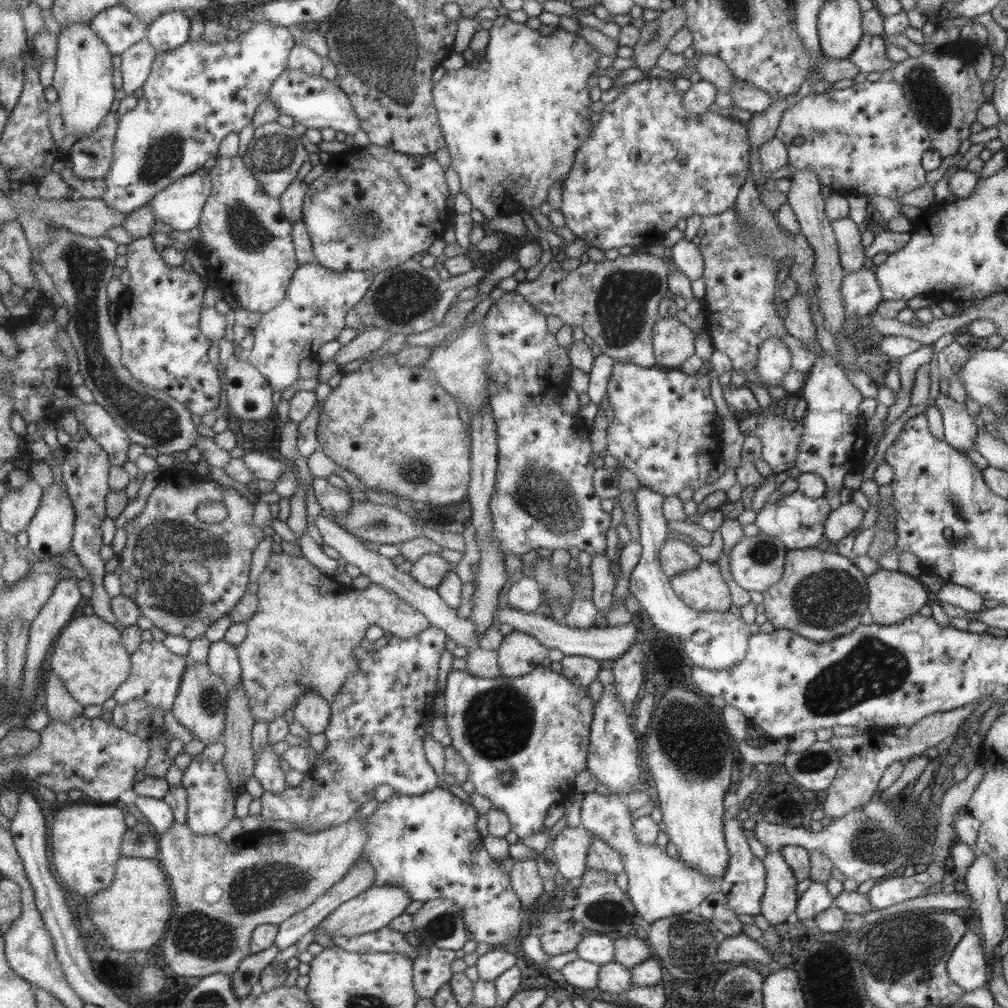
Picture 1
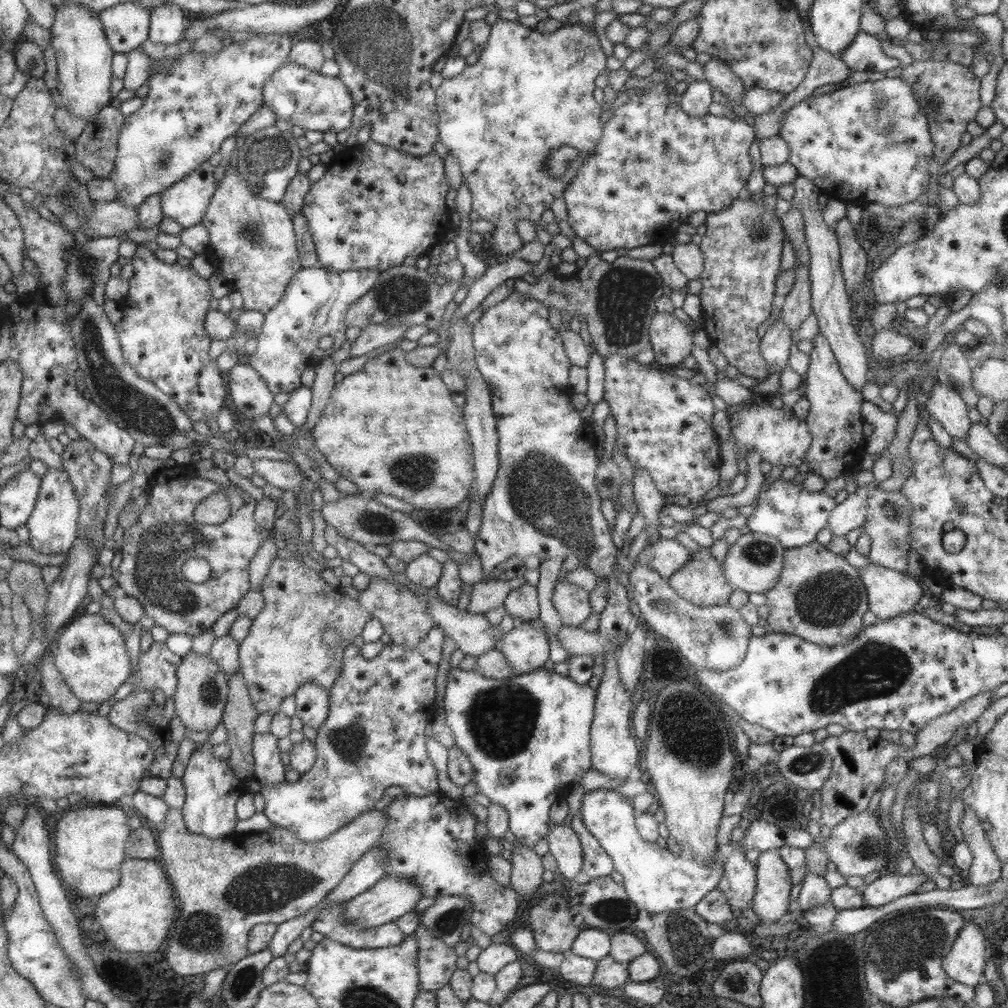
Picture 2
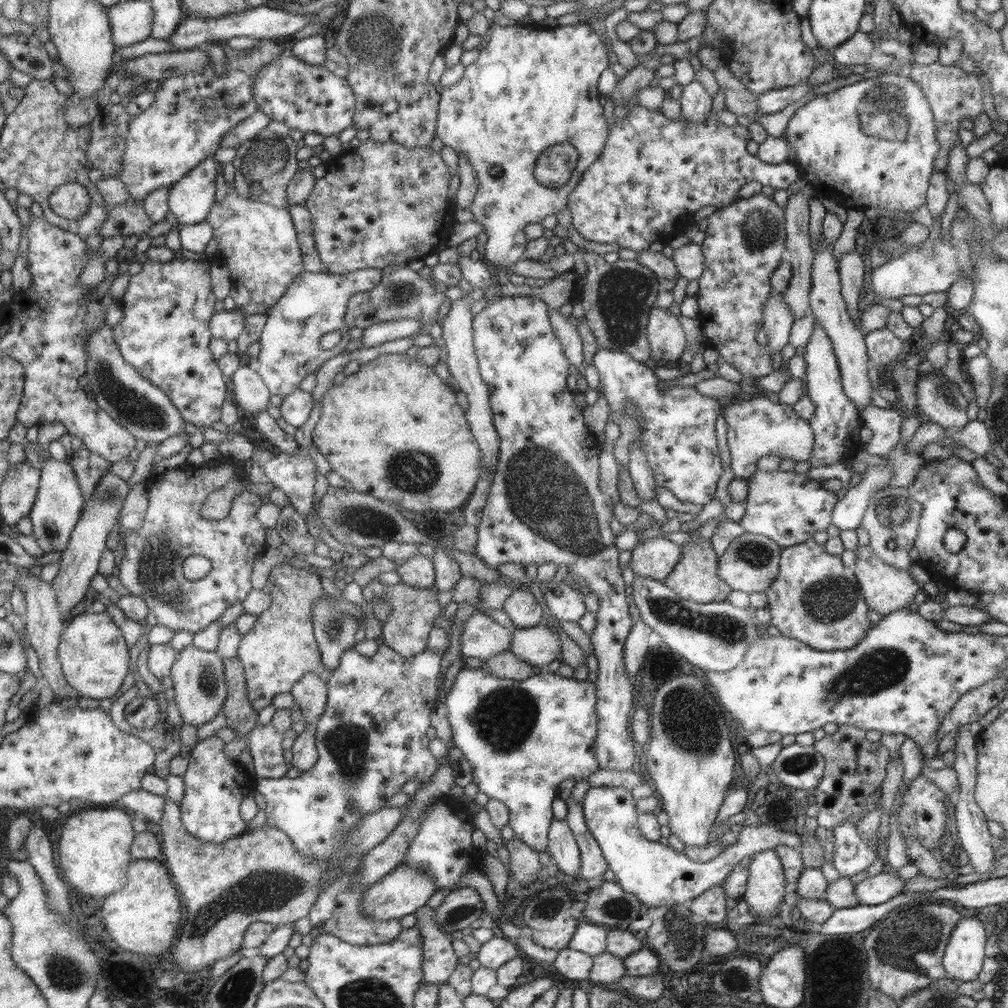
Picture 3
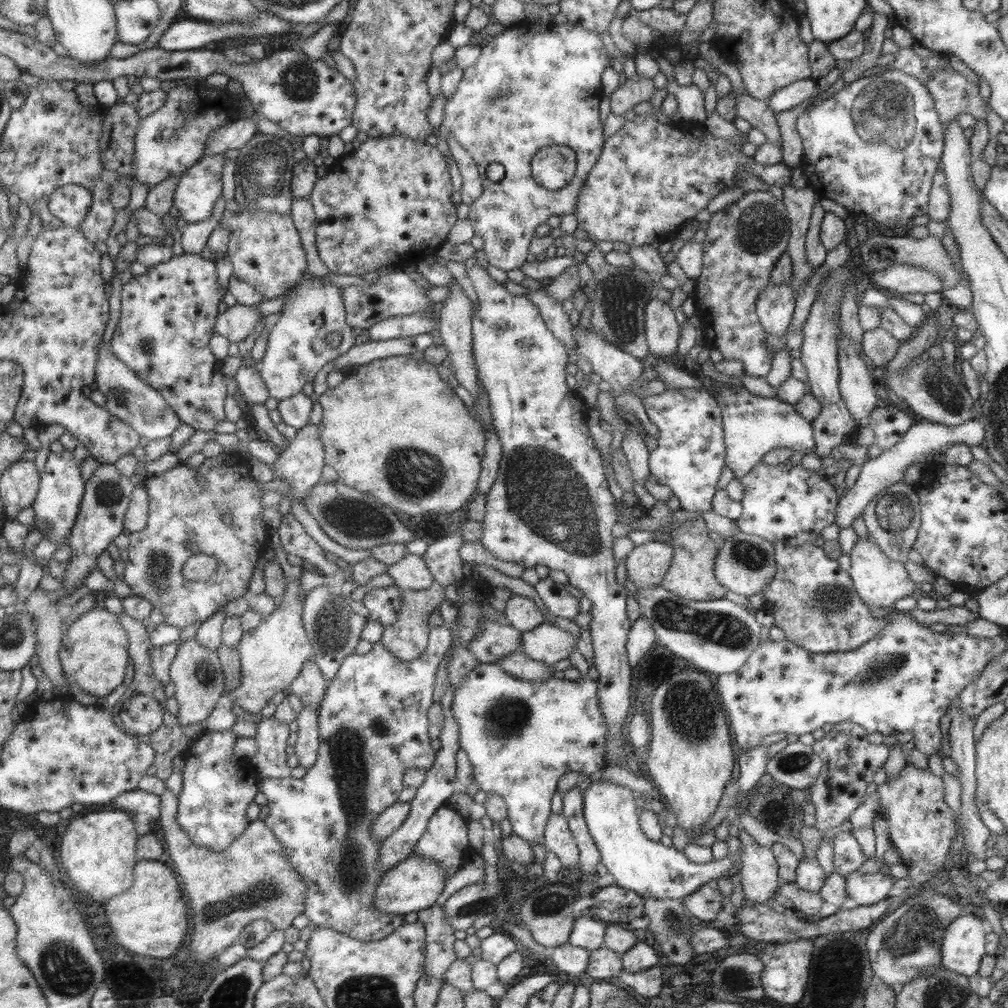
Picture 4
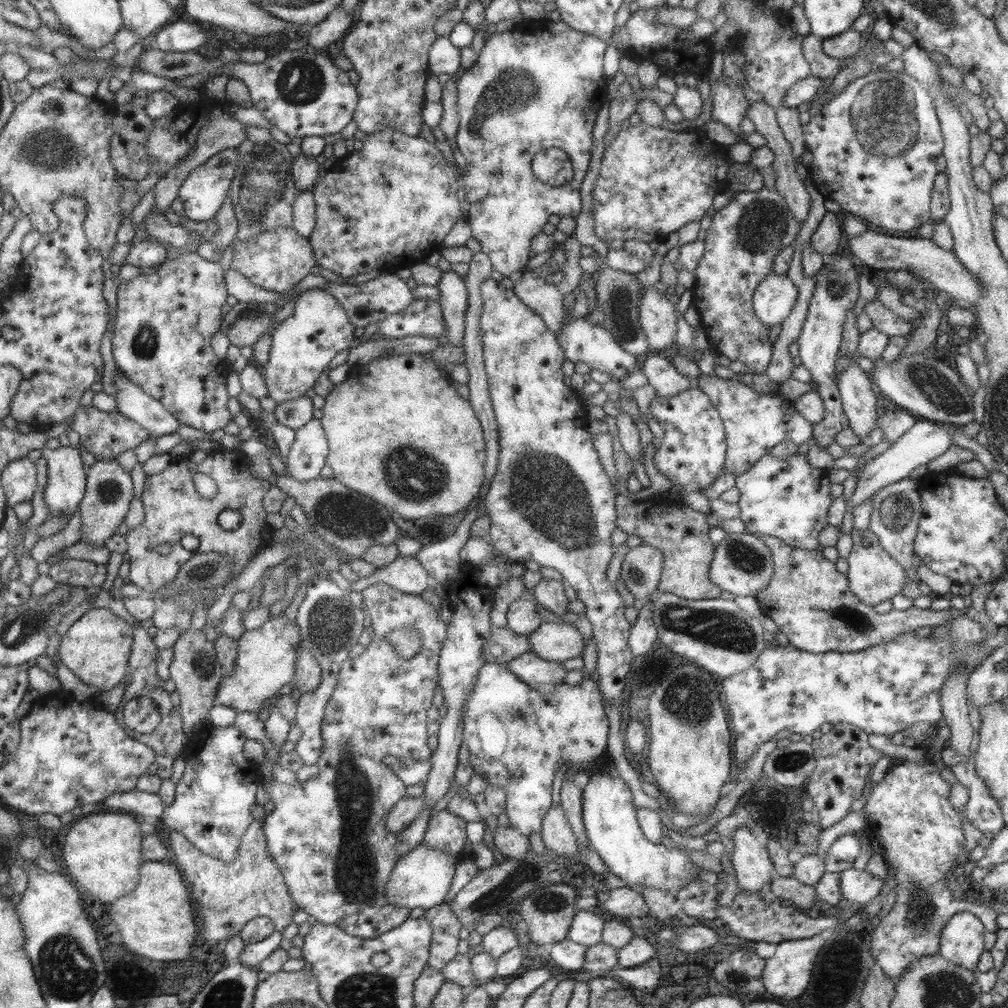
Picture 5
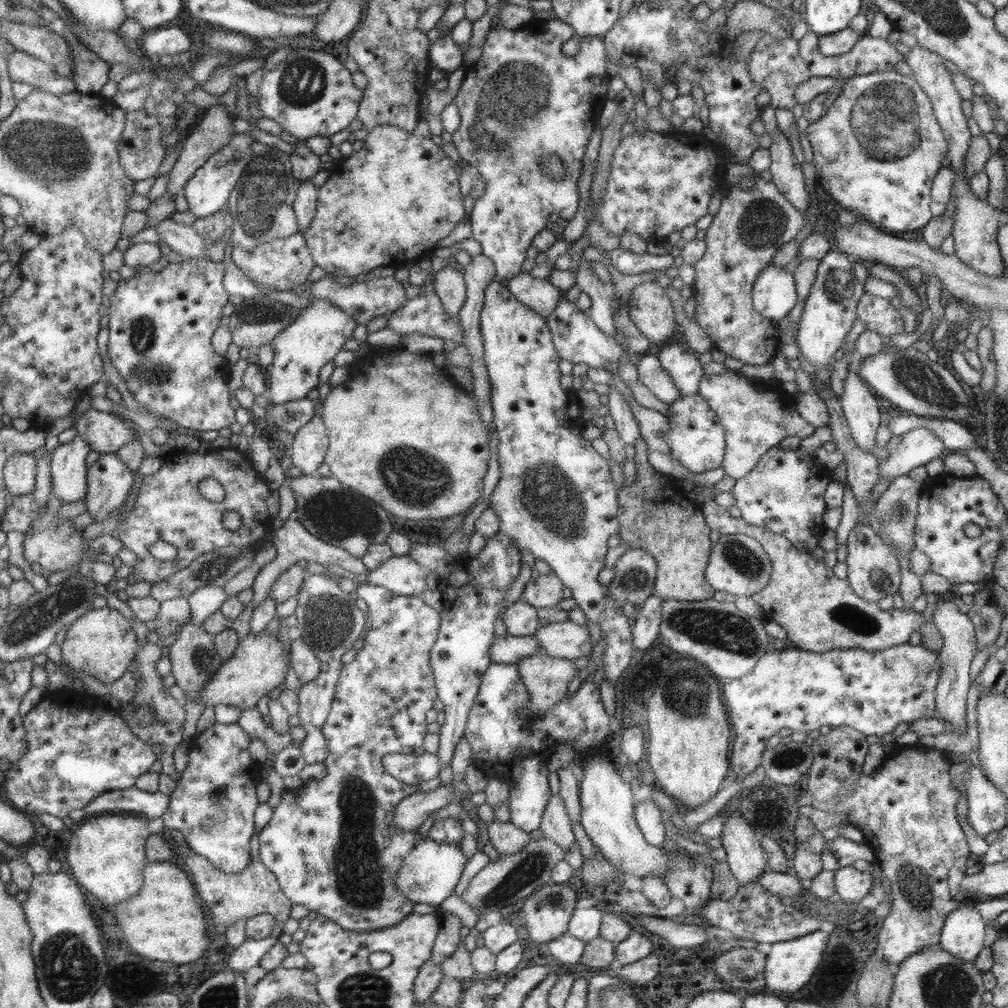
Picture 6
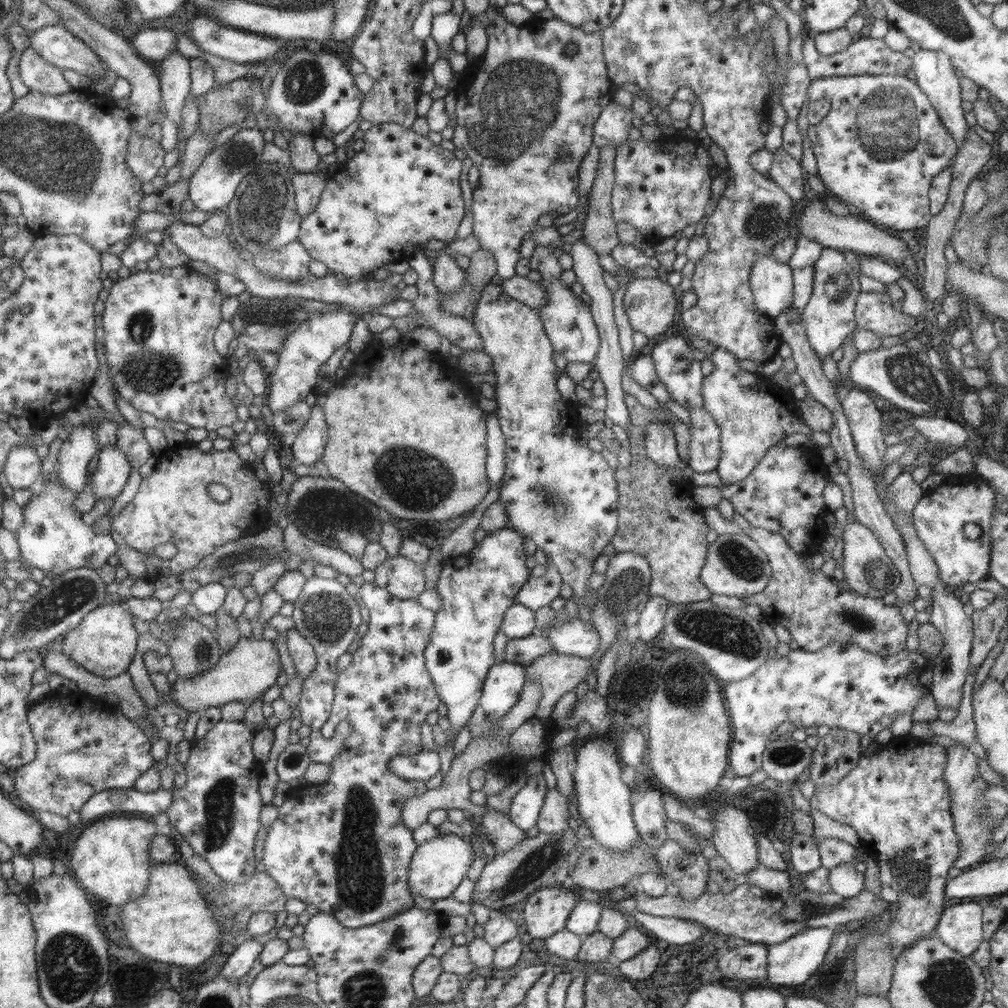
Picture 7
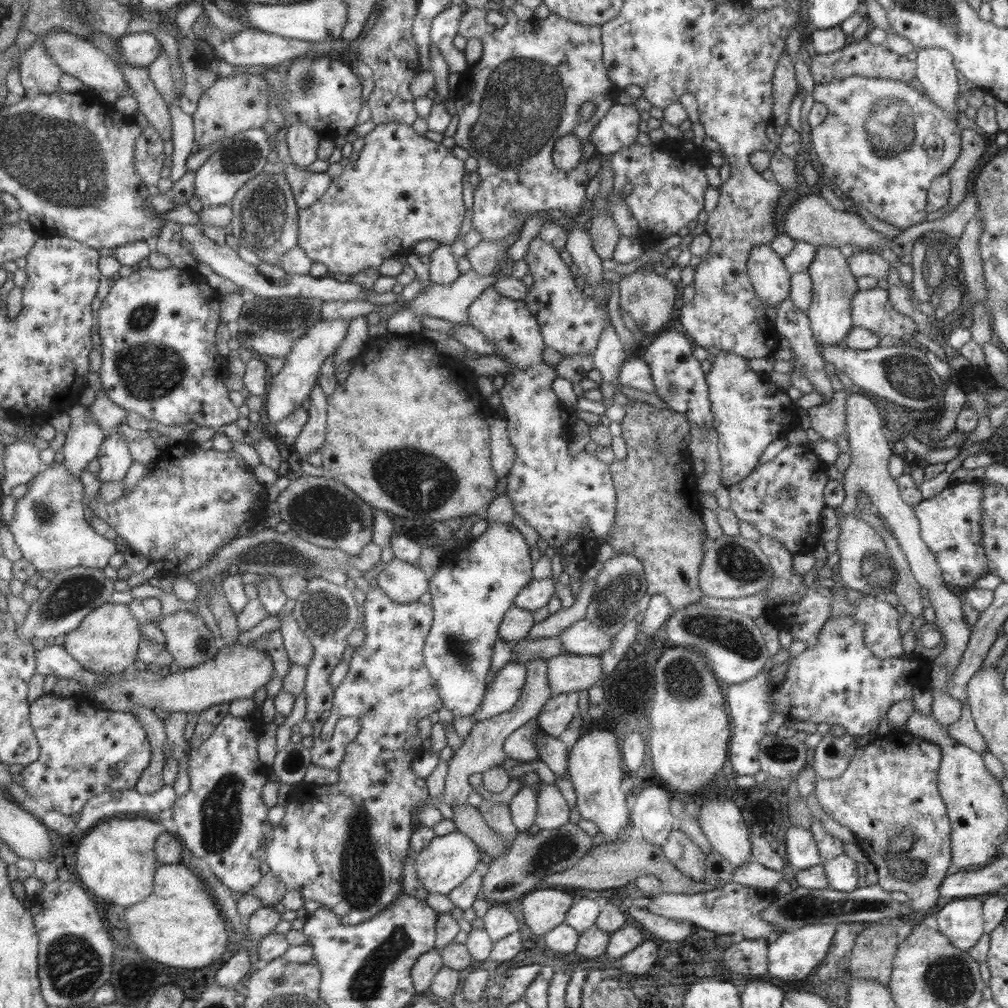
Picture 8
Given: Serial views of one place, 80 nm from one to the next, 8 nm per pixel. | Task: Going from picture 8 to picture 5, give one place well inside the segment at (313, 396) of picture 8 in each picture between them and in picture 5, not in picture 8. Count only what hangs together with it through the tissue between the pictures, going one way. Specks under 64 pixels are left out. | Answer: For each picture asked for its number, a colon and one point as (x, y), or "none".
5: (306, 457)
6: (309, 446)
7: (308, 446)

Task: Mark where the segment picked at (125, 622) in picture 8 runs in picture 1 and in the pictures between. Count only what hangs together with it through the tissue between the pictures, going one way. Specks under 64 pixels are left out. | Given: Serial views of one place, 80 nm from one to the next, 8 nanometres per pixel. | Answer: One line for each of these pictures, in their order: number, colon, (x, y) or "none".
1: (88, 657)
2: (90, 655)
3: (92, 653)
4: (94, 649)
5: (96, 647)
6: (102, 644)
7: (103, 642)

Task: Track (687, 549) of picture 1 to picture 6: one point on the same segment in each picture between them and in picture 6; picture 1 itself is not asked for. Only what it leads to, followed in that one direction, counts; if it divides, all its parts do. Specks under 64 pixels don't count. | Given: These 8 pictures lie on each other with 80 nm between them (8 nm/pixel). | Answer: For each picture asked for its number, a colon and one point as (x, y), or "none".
2: (664, 556)
3: (654, 558)
4: (646, 565)
5: (640, 571)
6: (633, 575)

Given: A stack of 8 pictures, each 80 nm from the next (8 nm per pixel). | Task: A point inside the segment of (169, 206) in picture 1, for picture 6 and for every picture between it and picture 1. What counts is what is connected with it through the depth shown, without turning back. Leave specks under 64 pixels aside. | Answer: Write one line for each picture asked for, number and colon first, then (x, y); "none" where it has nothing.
2: (185, 201)
3: (189, 199)
4: (199, 186)
5: (202, 193)
6: (207, 189)

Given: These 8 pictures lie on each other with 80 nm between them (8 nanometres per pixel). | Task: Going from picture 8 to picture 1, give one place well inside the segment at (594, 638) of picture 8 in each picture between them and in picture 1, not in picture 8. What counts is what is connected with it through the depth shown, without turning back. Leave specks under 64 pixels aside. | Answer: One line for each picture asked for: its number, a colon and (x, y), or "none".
1: (518, 653)
2: (525, 648)
3: (538, 645)
4: (547, 643)
5: (556, 642)
6: (564, 639)
7: (577, 638)

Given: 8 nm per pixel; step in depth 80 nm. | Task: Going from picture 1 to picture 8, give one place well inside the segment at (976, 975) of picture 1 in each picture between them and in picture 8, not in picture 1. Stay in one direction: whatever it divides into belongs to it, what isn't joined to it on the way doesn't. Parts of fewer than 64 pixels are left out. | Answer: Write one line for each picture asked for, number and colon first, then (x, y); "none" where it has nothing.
2: (964, 963)
3: (963, 956)
4: (962, 946)
5: (962, 939)
6: (962, 936)
7: (959, 927)
8: (960, 920)

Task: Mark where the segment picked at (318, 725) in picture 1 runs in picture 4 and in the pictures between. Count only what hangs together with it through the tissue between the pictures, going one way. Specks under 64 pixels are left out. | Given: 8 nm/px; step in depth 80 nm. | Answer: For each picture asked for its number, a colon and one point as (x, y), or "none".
2: (311, 701)
3: (310, 692)
4: (309, 685)

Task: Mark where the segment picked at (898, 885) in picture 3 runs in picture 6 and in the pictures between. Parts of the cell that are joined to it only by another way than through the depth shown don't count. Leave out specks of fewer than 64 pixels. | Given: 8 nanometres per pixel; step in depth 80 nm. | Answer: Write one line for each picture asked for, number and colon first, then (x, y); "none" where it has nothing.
4: (865, 889)
5: (857, 886)
6: (851, 885)

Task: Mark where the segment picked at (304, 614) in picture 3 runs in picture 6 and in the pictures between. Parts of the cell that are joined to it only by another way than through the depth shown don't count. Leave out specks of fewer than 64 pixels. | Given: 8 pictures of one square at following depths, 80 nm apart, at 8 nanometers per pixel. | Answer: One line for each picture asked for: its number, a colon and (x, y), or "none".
4: (272, 653)
5: (265, 658)
6: (258, 664)

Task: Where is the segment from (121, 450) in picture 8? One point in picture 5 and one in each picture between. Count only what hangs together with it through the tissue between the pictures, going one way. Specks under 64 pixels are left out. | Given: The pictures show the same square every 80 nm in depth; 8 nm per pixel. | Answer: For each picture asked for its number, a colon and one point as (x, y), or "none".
5: (107, 495)
6: (107, 481)
7: (109, 477)

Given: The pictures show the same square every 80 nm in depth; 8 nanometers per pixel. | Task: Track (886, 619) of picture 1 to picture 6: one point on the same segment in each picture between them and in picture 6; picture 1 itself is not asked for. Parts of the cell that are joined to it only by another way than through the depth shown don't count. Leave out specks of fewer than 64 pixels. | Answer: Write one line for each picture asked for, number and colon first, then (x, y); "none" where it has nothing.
2: (889, 593)
3: (884, 587)
4: (878, 582)
5: (873, 576)
6: (872, 572)

